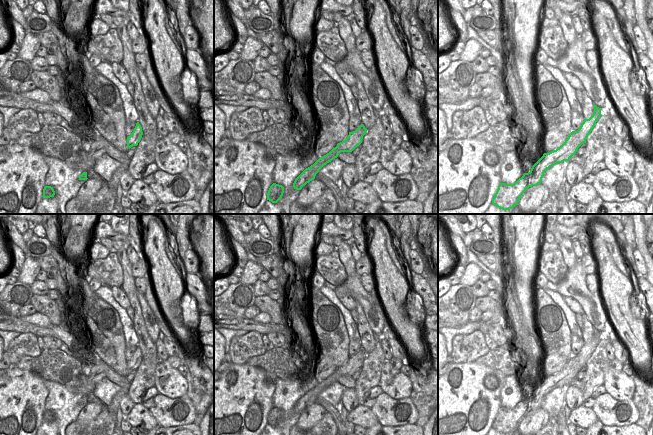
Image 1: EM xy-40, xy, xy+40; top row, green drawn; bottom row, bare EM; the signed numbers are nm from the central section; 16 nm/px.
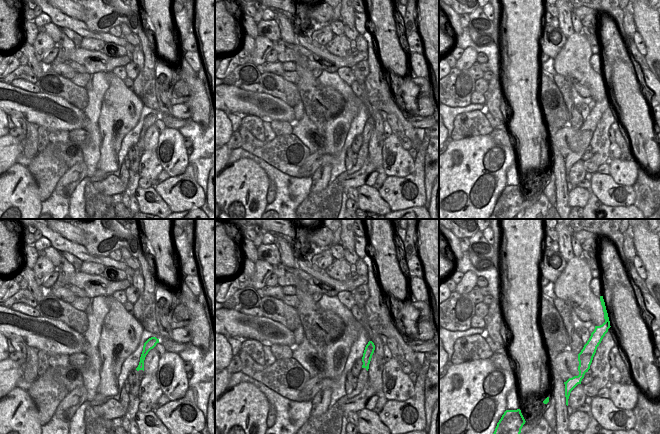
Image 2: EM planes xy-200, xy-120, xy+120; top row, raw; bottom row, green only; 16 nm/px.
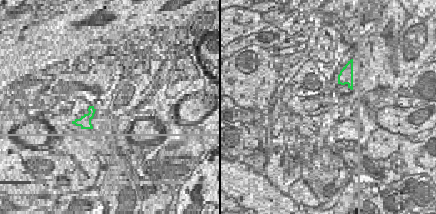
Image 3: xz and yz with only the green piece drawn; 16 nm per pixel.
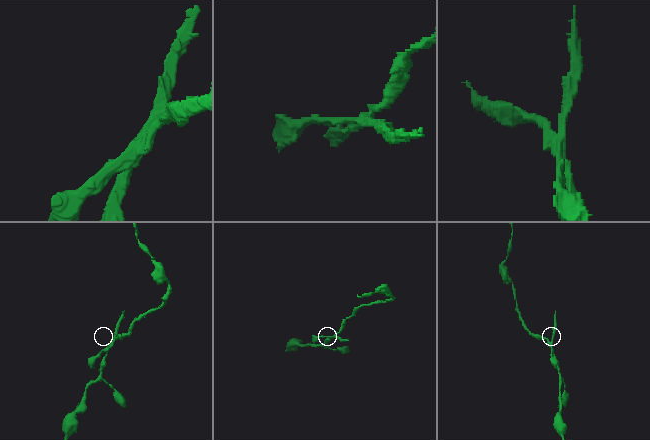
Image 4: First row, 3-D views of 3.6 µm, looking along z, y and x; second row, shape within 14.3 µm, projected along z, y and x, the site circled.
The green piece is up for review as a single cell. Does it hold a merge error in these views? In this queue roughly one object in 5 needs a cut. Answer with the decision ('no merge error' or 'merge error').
merge error

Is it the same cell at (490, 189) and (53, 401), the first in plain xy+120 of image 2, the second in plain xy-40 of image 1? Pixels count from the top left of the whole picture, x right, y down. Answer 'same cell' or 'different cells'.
different cells

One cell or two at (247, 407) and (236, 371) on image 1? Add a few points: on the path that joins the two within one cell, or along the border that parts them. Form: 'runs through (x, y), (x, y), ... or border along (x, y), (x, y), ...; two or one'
runs through (242, 398), (242, 389), (238, 380); one

